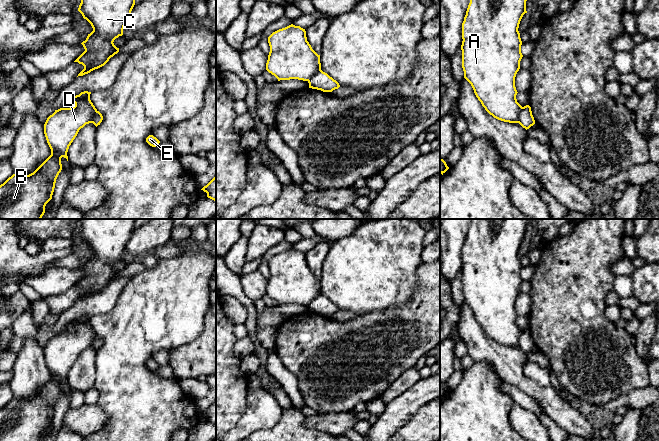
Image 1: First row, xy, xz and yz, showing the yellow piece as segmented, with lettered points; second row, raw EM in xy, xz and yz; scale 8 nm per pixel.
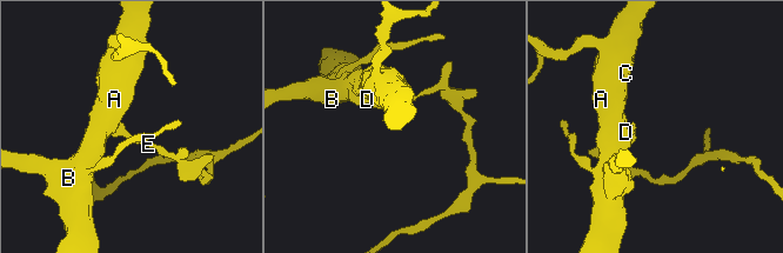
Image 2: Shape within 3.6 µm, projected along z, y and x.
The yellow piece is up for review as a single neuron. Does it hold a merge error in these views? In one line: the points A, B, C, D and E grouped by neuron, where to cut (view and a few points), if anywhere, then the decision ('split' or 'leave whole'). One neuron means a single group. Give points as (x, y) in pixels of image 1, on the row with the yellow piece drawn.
groups A B C D / E; cut yz (522, 107), (516, 122); split

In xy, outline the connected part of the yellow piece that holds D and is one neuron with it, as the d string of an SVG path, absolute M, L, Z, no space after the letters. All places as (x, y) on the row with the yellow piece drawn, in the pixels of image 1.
M84 91L72 97L75 106L60 108L50 115L44 124L44 134L51 149L51 155L31 174L13 174L0 185L0 219L41 219L46 204L52 199L56 179L62 170L61 158L68 161L69 146L79 130L91 123L96 108L90 100L91 92Z

